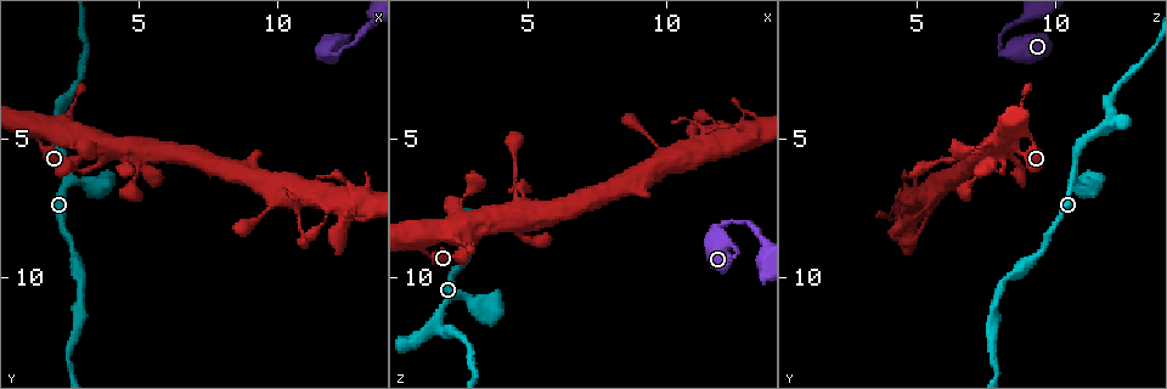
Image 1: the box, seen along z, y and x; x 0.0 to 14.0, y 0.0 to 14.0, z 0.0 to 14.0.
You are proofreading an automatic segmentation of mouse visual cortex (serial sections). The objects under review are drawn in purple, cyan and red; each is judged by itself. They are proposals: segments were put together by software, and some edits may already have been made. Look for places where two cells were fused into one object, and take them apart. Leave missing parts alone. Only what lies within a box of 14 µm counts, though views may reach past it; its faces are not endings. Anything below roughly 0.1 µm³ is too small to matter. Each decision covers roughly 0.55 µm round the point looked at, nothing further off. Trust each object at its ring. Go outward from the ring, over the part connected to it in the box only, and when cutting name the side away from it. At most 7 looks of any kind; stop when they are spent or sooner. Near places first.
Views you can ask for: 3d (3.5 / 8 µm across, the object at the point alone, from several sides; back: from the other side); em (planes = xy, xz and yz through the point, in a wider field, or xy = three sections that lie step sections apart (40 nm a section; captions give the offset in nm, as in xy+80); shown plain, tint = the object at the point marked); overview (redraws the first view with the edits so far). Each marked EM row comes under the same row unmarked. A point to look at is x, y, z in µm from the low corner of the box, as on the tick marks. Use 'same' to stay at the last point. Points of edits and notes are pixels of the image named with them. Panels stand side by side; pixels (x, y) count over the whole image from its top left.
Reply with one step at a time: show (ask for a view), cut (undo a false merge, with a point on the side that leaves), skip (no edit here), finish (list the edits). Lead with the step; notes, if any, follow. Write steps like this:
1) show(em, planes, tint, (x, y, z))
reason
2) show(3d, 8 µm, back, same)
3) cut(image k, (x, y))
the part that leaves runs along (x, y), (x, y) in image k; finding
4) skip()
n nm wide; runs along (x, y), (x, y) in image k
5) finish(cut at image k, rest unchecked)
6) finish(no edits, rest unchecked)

show(3d, 3.5 µm, (4.8, 5.4, 7.8))

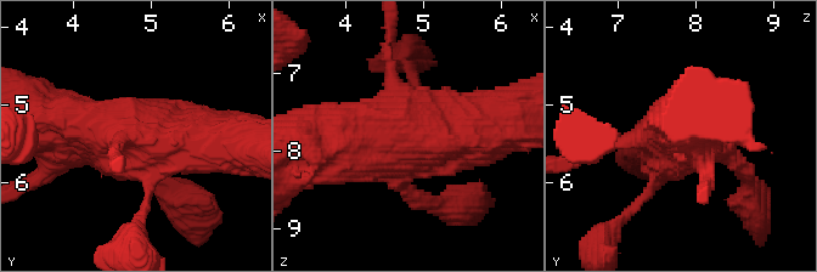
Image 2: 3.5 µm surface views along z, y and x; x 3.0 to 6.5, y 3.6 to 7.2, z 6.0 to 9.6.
show(em, xy, step 2, tint, same)
shape alone is not enough

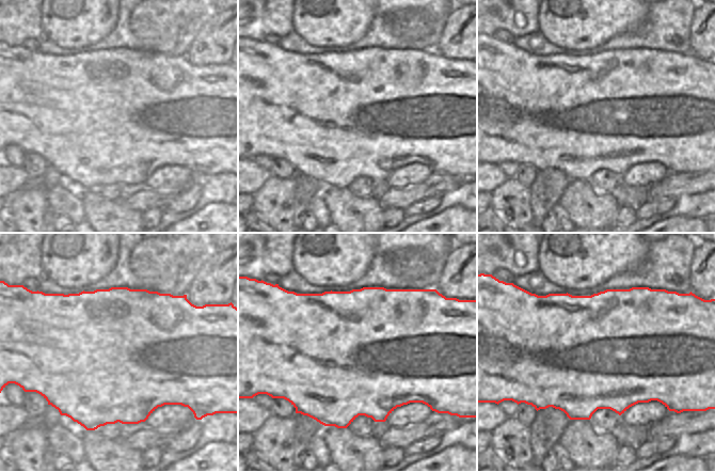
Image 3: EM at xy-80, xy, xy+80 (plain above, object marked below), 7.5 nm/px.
skip()
runs along (33, 117), (100, 136), (186, 140) in image 2; all the same cell

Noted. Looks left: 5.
show(3d, 3.5 µm, (3.2, 6.5, 11.1))
abrupt turn

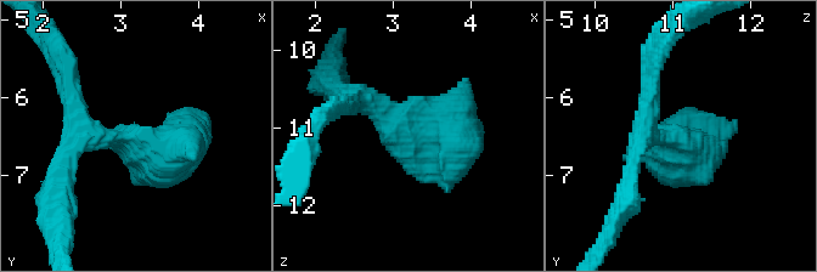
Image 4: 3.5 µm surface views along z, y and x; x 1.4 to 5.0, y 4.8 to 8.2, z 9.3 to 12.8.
skip()
runs along (83, 136), (191, 147), (195, 162) in image 4; one cell here

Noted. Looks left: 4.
show(3d, 3.5 µm, (11.9, 2.0, 8.1))
sharp bend

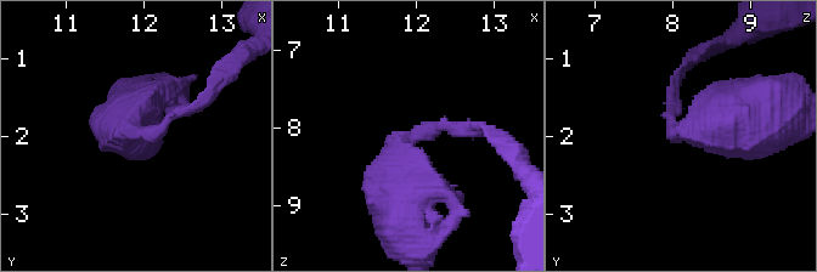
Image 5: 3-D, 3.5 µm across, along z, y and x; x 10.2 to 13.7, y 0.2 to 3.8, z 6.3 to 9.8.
skip()
runs along (403, 220), (395, 151), (429, 129), (478, 129) in image 5; all the same cell

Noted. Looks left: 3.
finish(no edits, rest unchecked)

